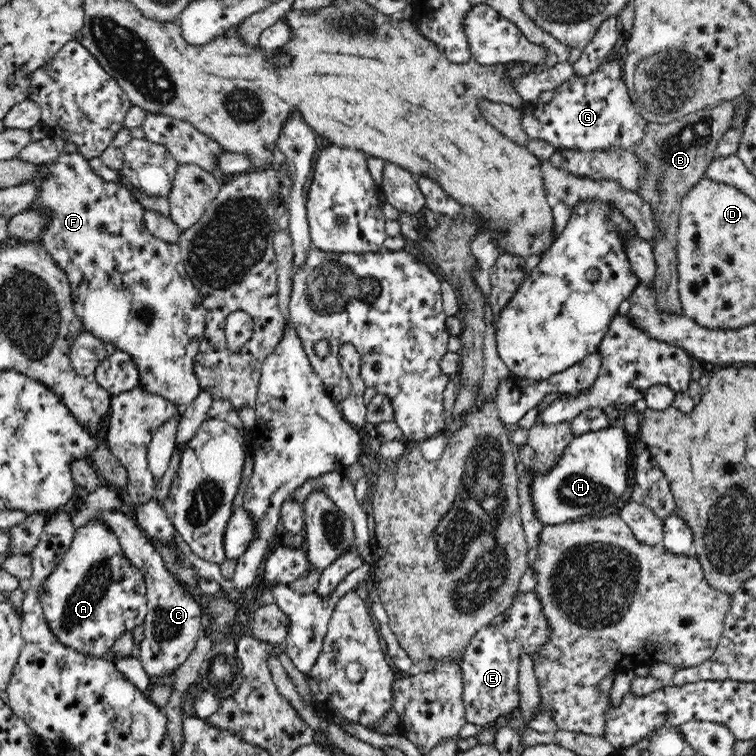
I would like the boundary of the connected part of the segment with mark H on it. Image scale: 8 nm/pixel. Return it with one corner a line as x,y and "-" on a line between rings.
609,427
574,436
552,468
548,468
546,472
532,474
532,481
529,484
530,495
535,516
541,524
573,523
616,504
629,484
626,480
631,472
629,458
632,443
635,443
635,439
627,436
622,428

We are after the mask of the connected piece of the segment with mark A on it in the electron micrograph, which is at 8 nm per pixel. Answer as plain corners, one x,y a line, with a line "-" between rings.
102,519
92,520
75,532
72,544
64,555
63,562
44,582
40,594
43,615
47,628
60,644
80,654
104,657
113,648
116,639
127,630
134,630
142,624
147,614
147,588
142,573
126,558
120,541
110,525

